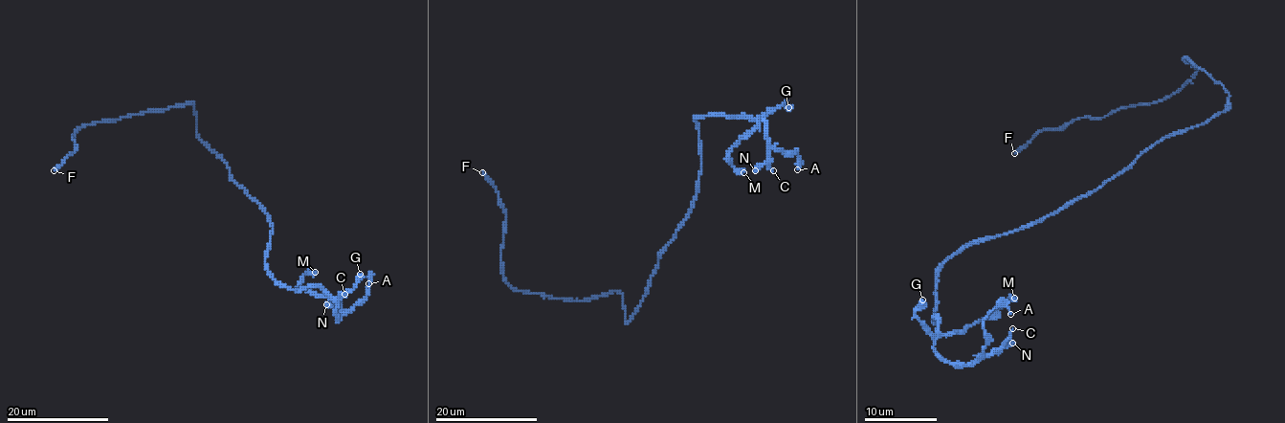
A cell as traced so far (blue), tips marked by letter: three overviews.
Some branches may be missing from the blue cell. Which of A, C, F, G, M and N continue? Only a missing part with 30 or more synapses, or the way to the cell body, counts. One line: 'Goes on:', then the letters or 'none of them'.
Goes on: F

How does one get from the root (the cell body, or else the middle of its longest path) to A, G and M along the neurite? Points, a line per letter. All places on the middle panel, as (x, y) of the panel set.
A: (657, 259), (695, 201), (701, 163), (696, 116), (765, 115), (767, 143), (786, 153), (797, 150), (797, 169)
G: (657, 259), (695, 201), (701, 163), (699, 129), (695, 118), (715, 115), (762, 118), (785, 102), (788, 107)
M: (657, 259), (695, 201), (701, 163), (696, 116), (732, 115), (758, 120), (730, 153), (730, 162), (743, 172)

